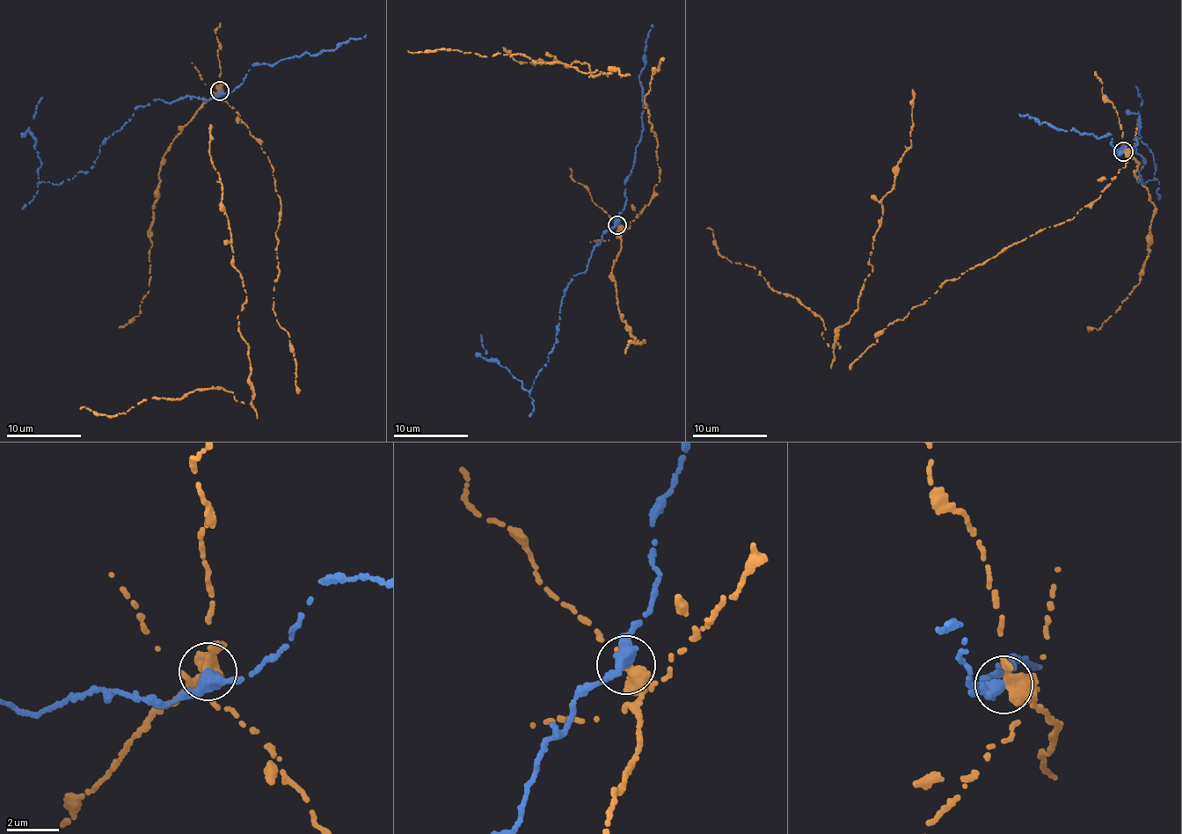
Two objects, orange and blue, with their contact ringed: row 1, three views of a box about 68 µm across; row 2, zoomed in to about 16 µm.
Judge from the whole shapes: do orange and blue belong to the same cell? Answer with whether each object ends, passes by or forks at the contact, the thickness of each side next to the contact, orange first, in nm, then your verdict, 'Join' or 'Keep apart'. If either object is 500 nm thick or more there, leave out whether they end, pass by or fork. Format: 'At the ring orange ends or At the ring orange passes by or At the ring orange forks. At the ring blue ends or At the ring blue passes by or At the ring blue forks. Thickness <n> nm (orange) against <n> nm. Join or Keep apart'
At the ring orange passes by. At the ring blue passes by. Thickness 420 nm (orange) against 400 nm. Keep apart

